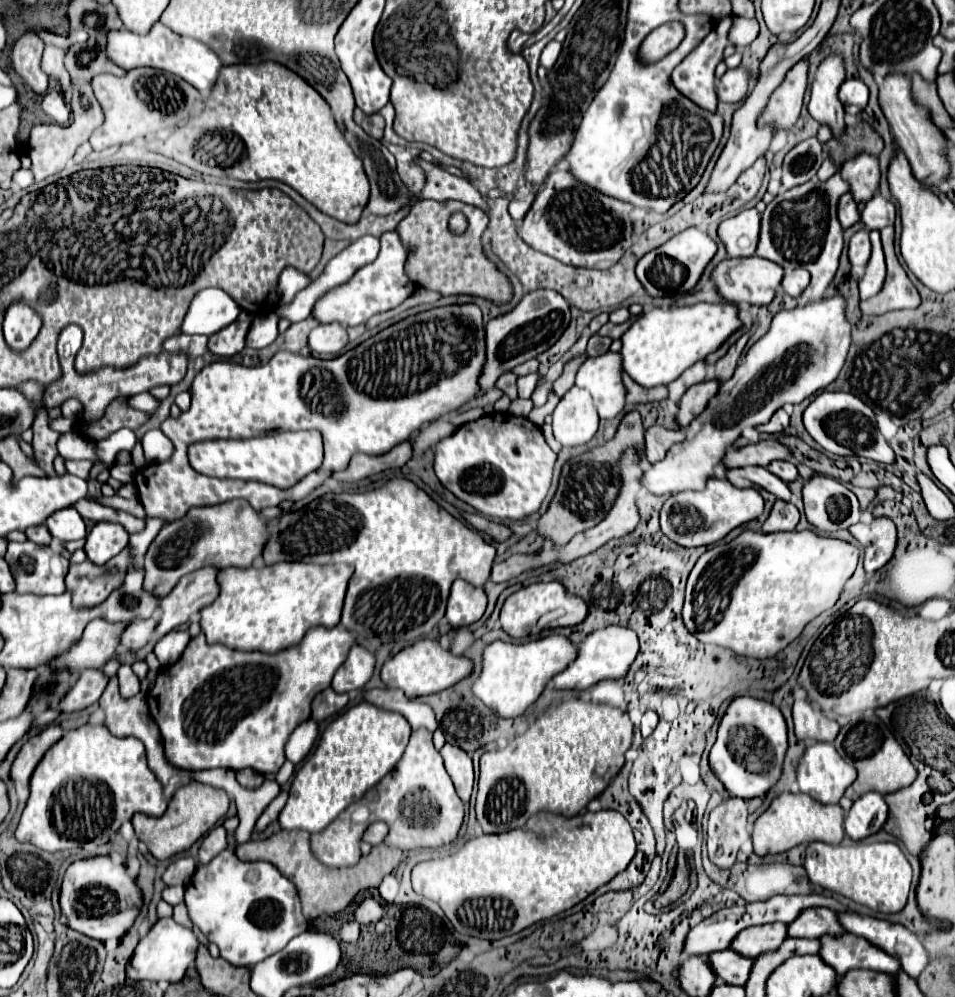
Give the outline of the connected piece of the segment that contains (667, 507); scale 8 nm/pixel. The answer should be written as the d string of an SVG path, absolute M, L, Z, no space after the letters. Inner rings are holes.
M709 479L701 491L681 491L669 497L661 509L661 531L681 547L701 547L721 541L731 529L757 519L763 513L763 497L757 489L739 489L727 479Z

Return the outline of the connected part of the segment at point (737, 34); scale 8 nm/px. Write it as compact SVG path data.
M733 15L733 23L729 29L729 41L735 47L747 47L759 33L759 23L755 19L741 19Z

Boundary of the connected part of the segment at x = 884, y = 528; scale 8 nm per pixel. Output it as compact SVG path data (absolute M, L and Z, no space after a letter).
M875 517L869 525L855 523L853 527L849 527L849 531L863 545L867 573L881 569L893 557L897 533L895 523L889 517Z

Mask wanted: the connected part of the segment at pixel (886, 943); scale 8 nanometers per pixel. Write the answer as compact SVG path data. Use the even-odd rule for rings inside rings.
M841 911L837 913L837 921L841 923L841 927L857 937L867 939L869 943L877 945L879 949L883 949L887 955L891 955L893 959L897 959L901 963L901 969L909 975L909 977L917 977L923 967L929 963L929 955L923 949L919 937L915 933L911 933L909 929L897 925L897 923L889 923L885 919L877 919L877 917L869 917L869 915L859 915L859 913L849 913L849 911Z

